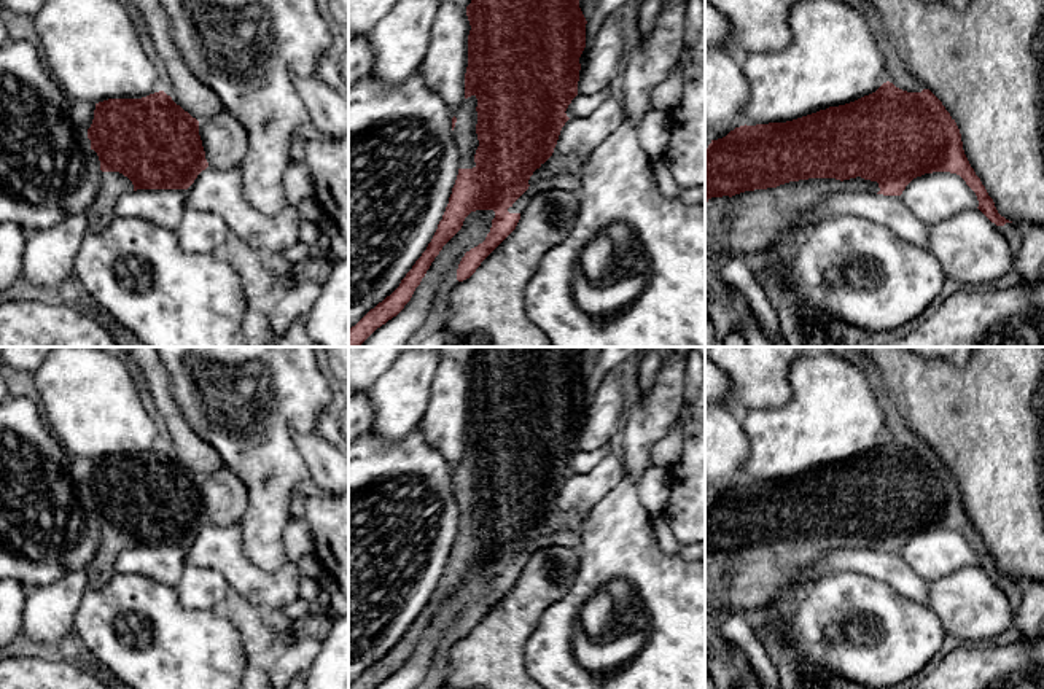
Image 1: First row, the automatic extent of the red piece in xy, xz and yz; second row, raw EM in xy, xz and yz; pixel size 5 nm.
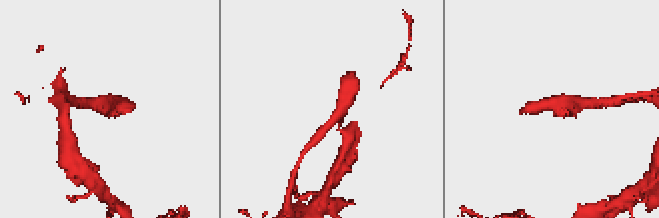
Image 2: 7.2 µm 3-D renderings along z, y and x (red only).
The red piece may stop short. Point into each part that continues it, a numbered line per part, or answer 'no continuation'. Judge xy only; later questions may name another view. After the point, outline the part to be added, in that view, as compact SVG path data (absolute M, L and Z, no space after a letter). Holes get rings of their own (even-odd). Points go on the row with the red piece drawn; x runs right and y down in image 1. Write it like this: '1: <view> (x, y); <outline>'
1: xy (113, 185); M119 172L100 173L100 191L86 212L91 232L105 231L115 218L118 199L132 191L132 181Z

